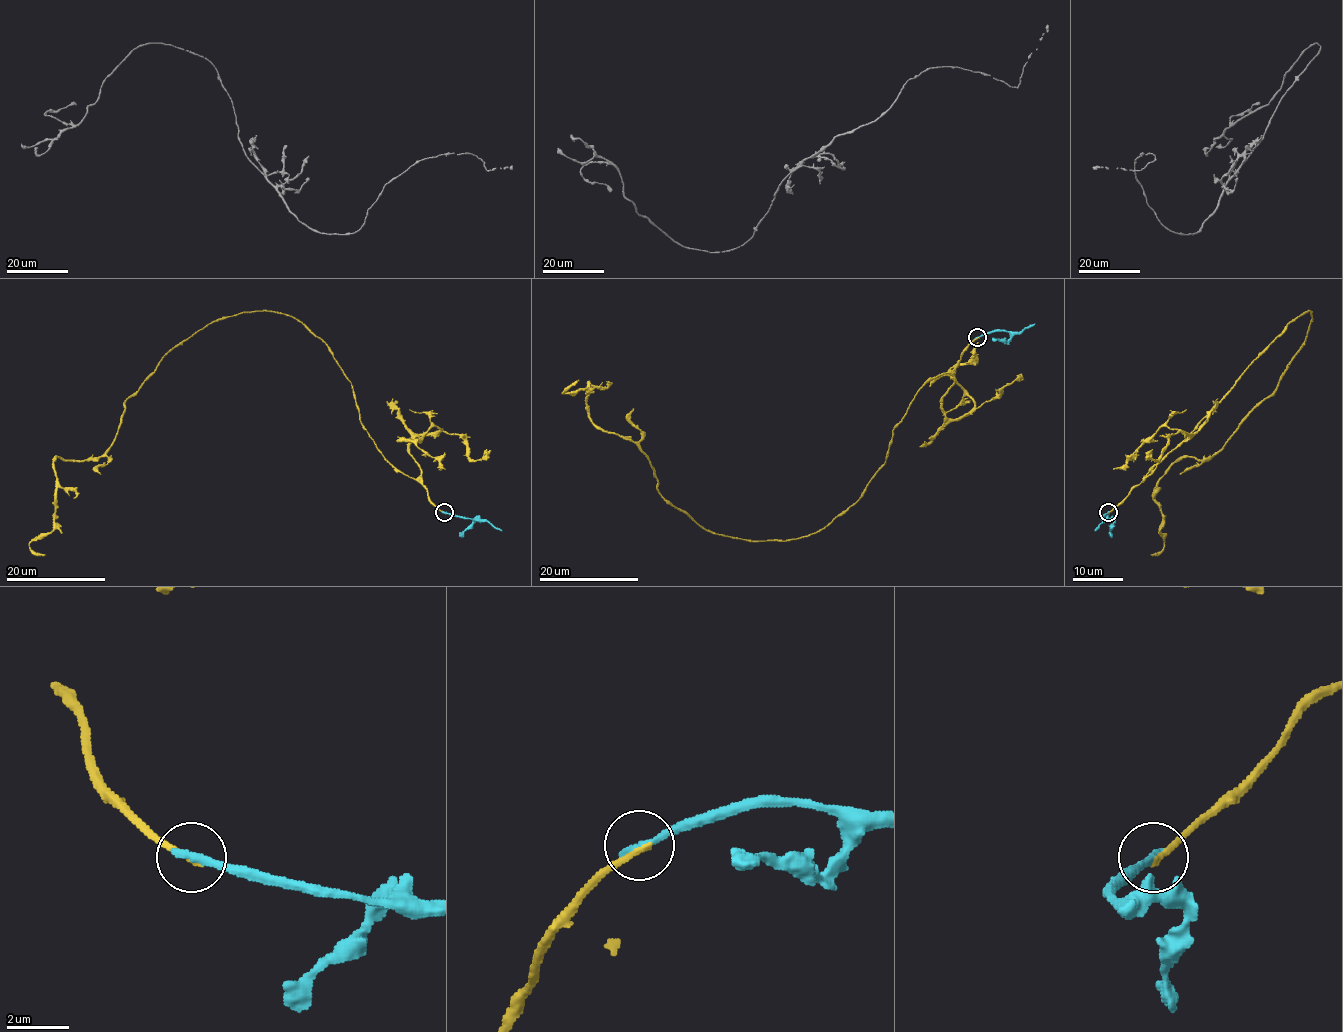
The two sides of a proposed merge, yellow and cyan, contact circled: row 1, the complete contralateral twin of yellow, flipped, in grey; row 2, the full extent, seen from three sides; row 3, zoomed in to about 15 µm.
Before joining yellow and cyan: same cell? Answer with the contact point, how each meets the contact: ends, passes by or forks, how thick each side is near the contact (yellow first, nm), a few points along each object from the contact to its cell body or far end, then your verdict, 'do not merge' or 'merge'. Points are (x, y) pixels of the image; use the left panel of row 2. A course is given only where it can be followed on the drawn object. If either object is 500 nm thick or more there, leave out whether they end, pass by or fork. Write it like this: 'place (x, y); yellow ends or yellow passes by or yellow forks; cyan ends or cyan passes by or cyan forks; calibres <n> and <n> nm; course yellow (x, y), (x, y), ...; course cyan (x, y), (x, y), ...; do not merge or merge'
place (444, 512); yellow ends; cyan ends; calibres 240 and 280 nm; course yellow (445, 512), (319, 338), (241, 312), (175, 345), (100, 456), (56, 457), (46, 554); course cyan (445, 512), (477, 520), (461, 537); do not merge

